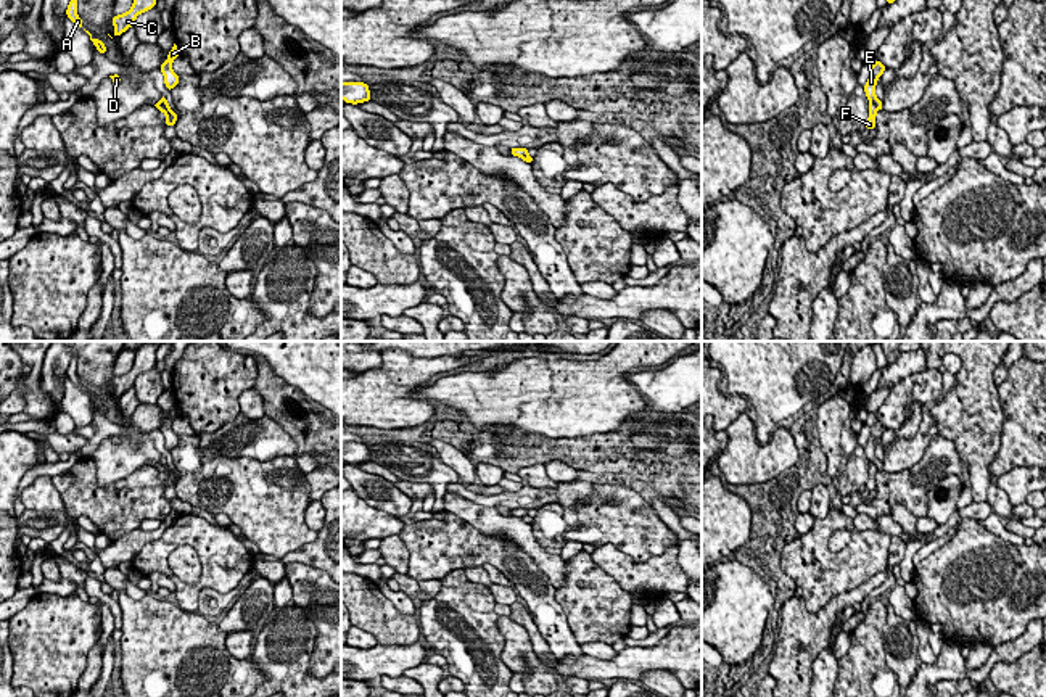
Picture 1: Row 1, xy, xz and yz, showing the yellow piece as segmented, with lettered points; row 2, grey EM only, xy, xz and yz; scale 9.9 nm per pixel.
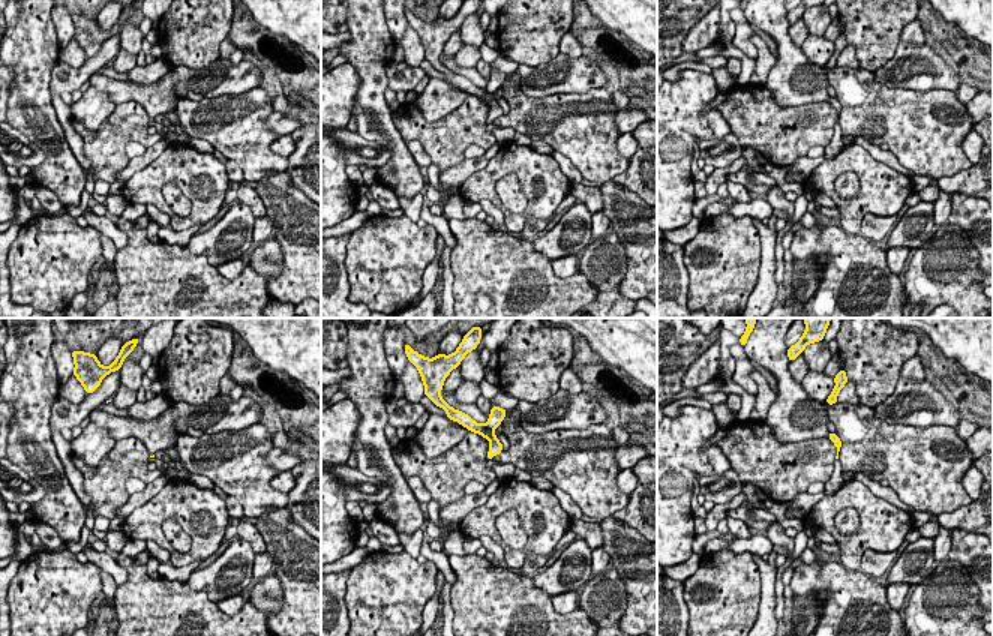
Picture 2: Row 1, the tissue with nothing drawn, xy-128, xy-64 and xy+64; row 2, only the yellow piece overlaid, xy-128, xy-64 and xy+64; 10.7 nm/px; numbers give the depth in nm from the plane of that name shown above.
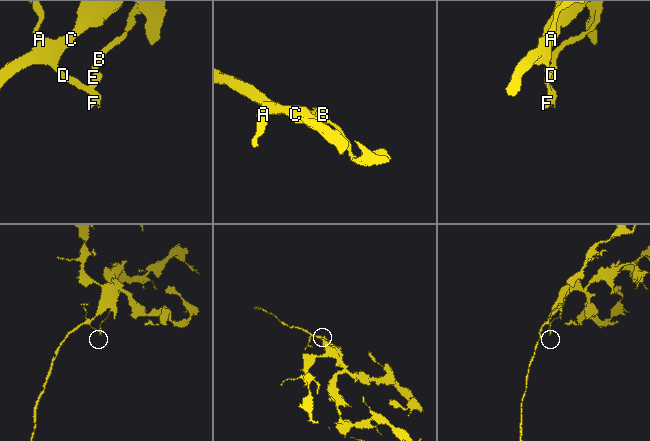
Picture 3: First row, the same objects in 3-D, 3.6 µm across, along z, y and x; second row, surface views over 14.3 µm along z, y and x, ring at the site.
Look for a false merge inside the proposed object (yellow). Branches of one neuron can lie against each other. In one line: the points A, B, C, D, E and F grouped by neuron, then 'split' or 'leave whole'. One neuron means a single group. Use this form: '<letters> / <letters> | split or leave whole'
A C D F / B E | split

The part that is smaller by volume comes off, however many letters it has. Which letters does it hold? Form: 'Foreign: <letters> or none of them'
Foreign: B, E

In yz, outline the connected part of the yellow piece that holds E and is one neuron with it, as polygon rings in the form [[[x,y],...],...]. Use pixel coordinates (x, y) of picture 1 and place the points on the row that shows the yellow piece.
[[[877,60],[871,66],[871,76],[867,79],[867,84],[864,85],[866,97],[869,98],[869,101],[872,101],[877,106],[877,109],[883,109],[883,106],[882,106],[882,101],[875,97],[875,84],[877,84],[877,79],[882,77],[882,72],[885,69],[887,68]]]

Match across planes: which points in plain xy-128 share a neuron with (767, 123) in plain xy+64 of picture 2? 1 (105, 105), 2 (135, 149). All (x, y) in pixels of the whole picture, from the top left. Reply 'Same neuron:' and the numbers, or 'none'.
Same neuron: none

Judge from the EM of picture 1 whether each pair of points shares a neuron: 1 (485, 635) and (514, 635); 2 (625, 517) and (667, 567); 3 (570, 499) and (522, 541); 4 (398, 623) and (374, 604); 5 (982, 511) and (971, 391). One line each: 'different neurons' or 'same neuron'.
1: different neurons
2: different neurons
3: different neurons
4: same neuron
5: different neurons

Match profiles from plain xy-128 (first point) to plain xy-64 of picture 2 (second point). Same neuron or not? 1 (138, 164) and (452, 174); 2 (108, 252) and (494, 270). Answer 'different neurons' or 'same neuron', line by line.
1: same neuron
2: different neurons

